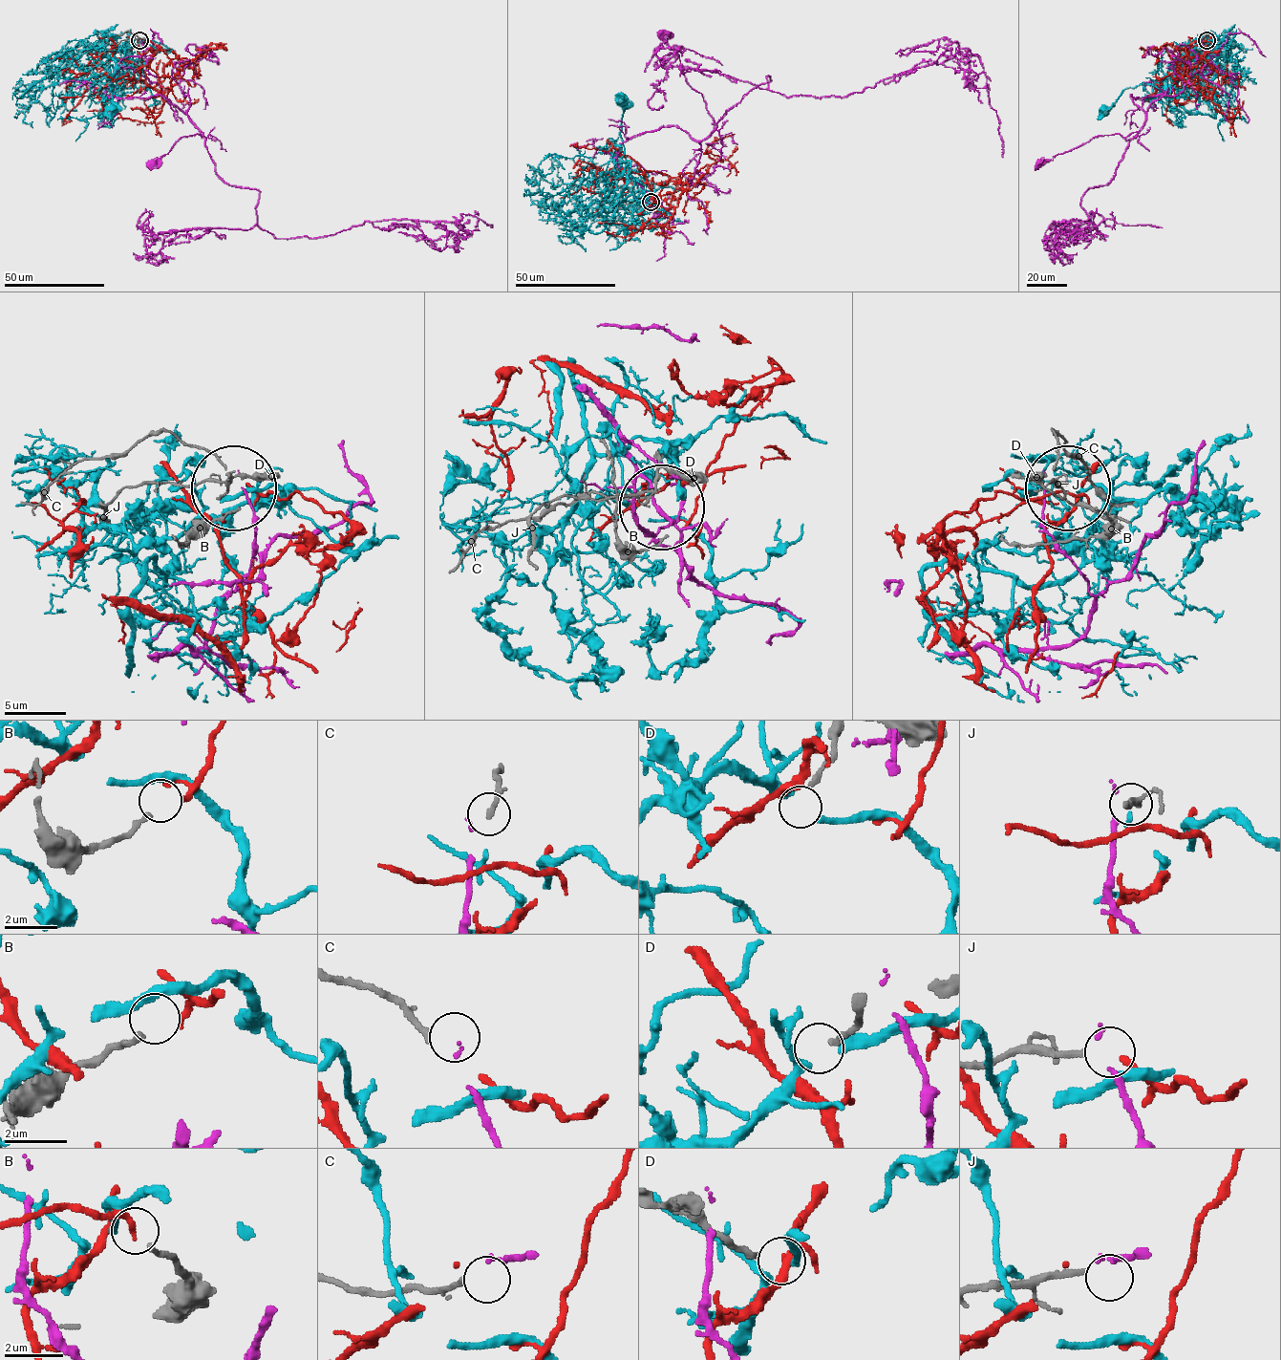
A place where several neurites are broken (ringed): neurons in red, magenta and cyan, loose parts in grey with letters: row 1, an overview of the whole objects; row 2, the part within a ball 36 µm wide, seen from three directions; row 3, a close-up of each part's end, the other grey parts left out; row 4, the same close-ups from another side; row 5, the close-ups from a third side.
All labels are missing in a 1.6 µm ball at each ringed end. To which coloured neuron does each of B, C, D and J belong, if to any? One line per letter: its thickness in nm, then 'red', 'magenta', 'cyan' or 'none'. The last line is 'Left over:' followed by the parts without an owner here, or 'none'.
B: 200 nm thick; red
C: 140 nm thick; magenta
D: 200 nm thick; none
J: 200 nm thick; none
Left over: D, J

